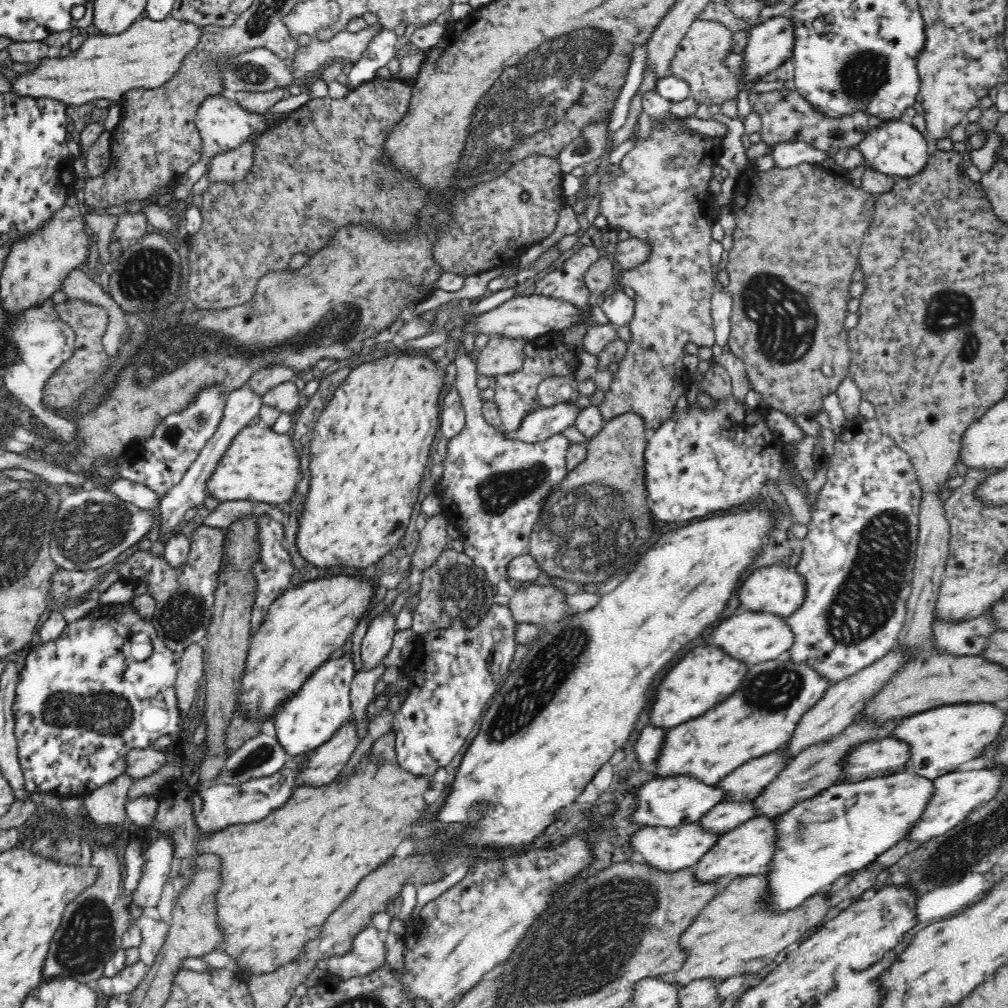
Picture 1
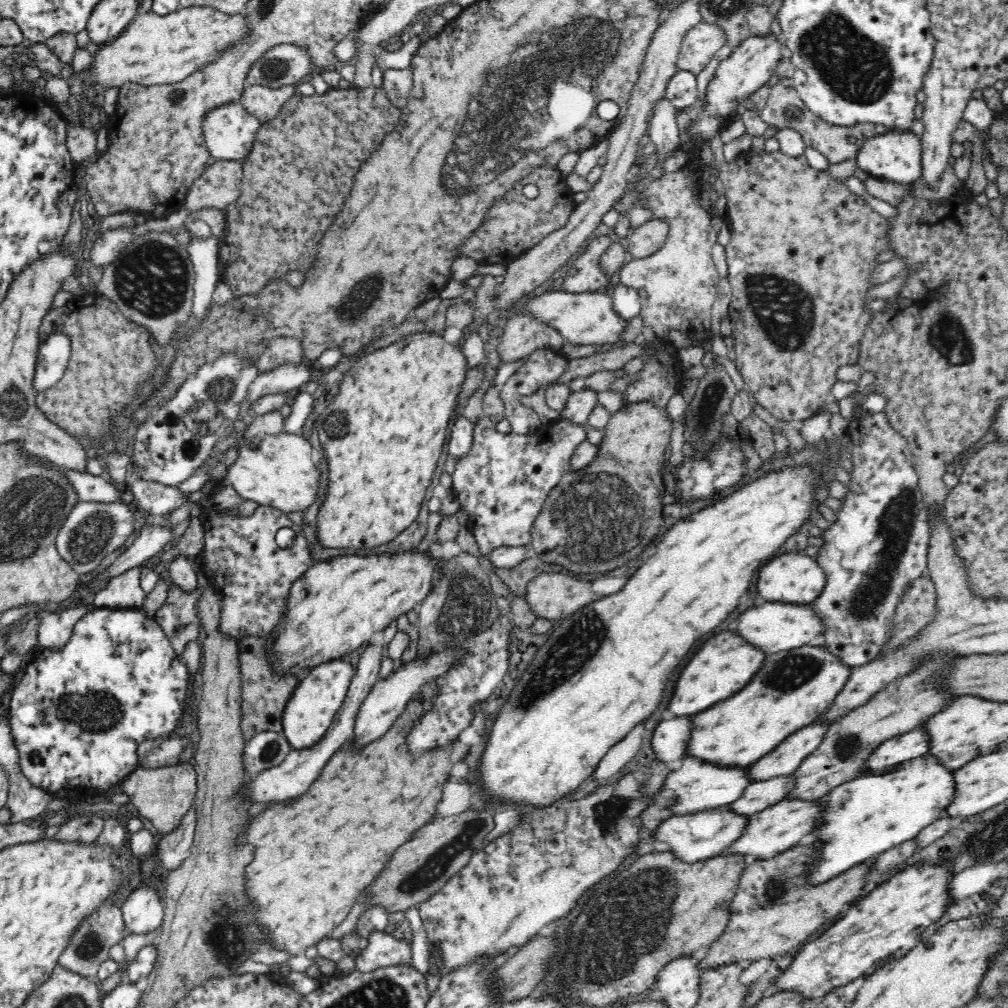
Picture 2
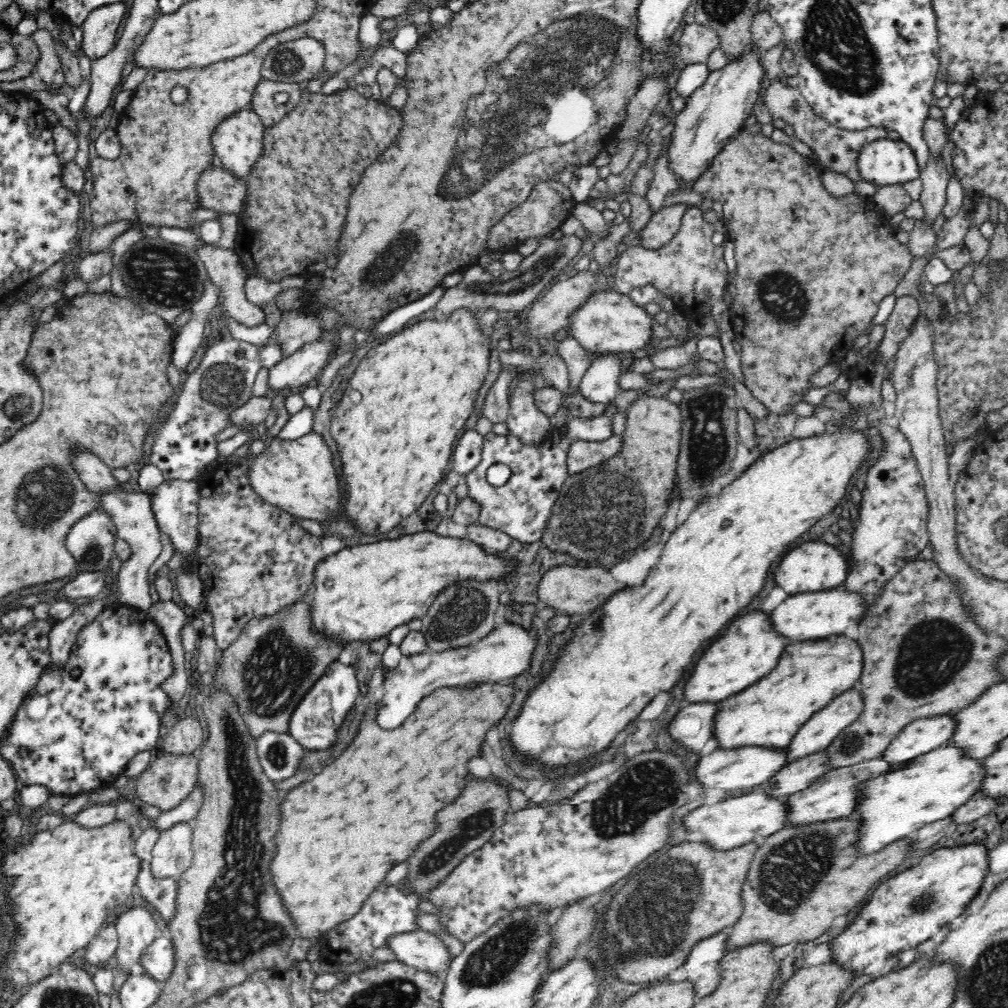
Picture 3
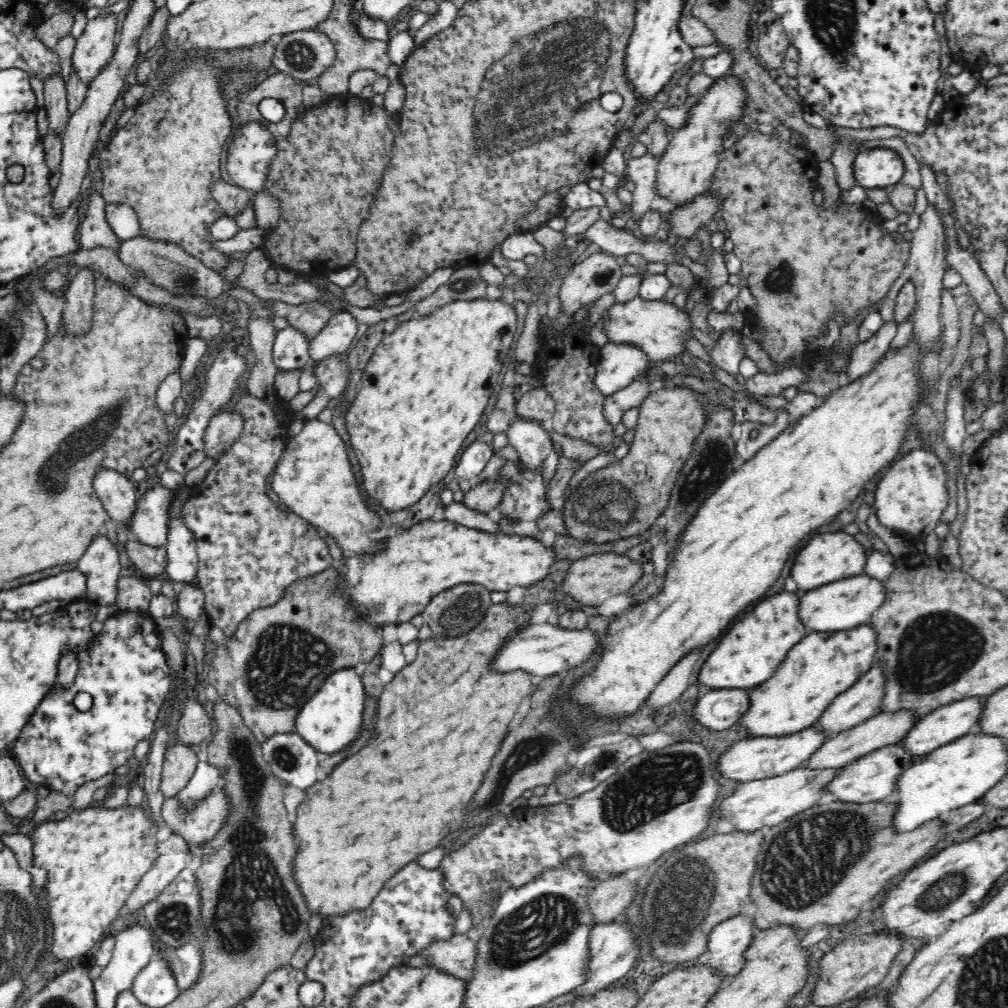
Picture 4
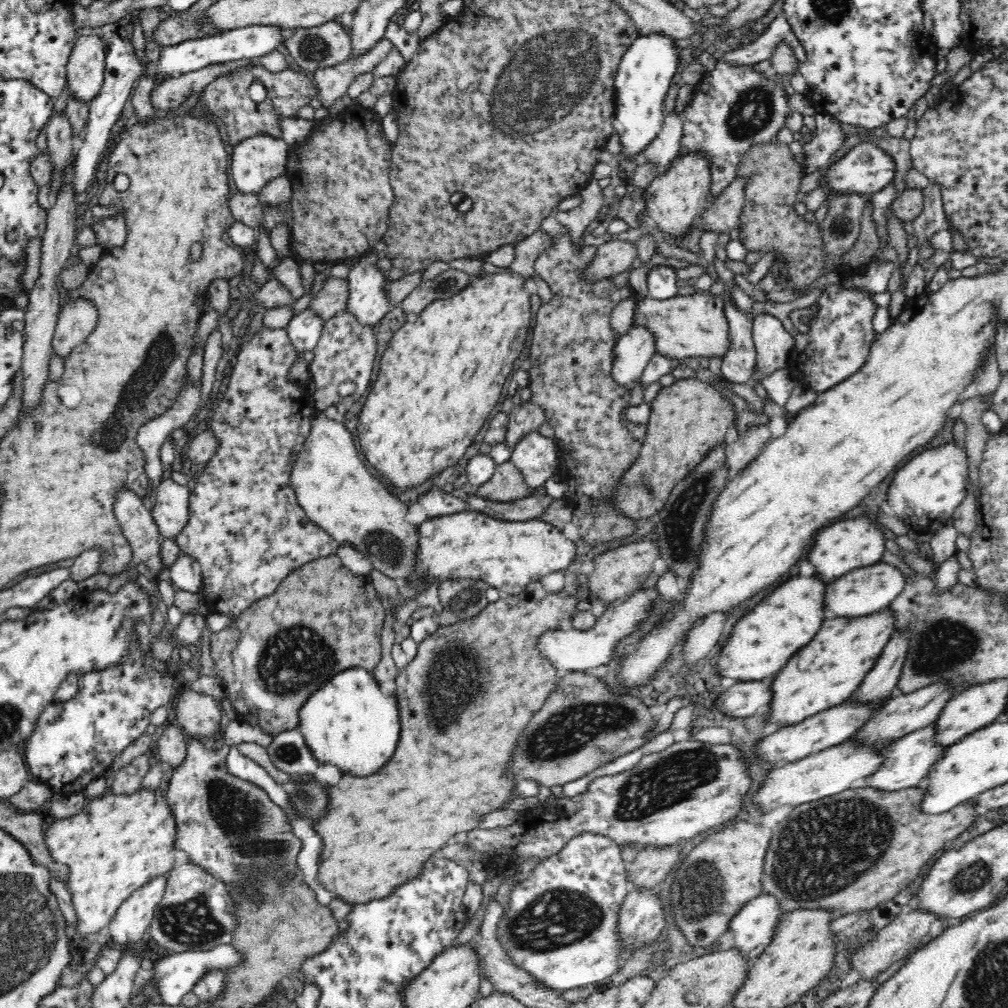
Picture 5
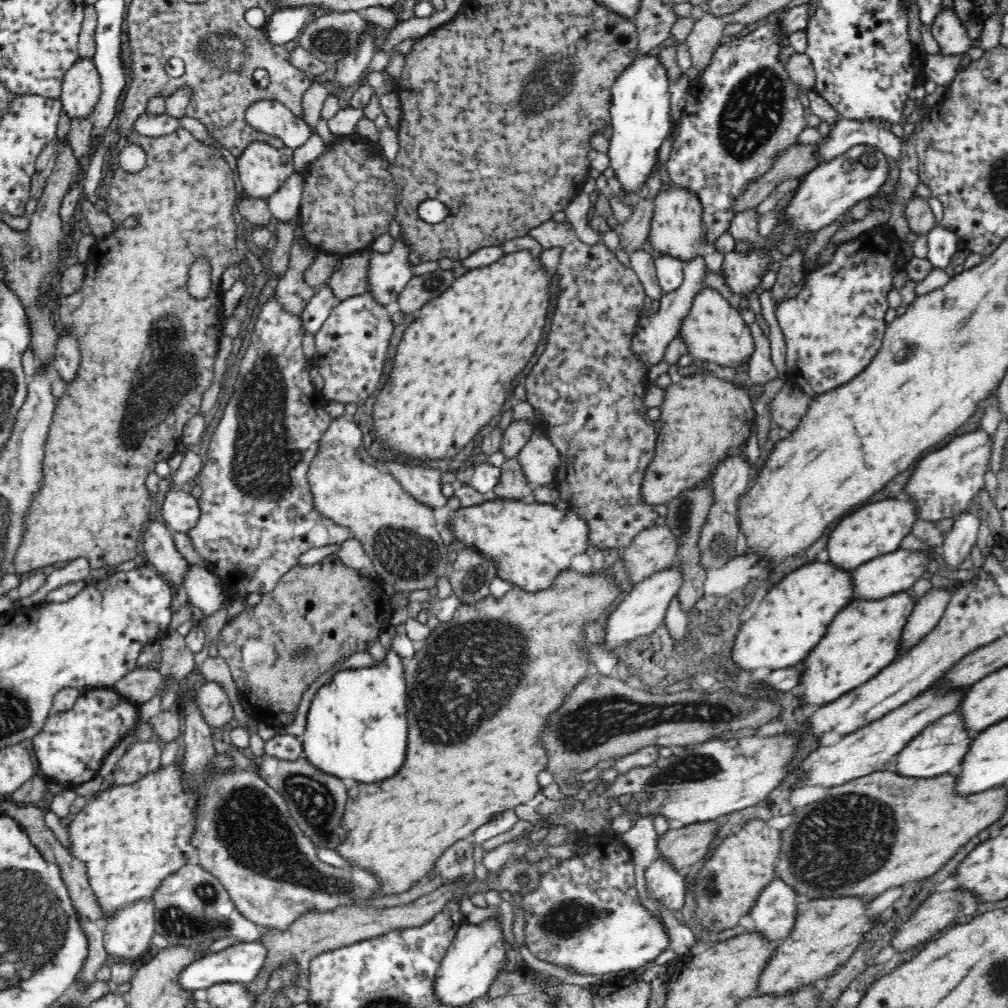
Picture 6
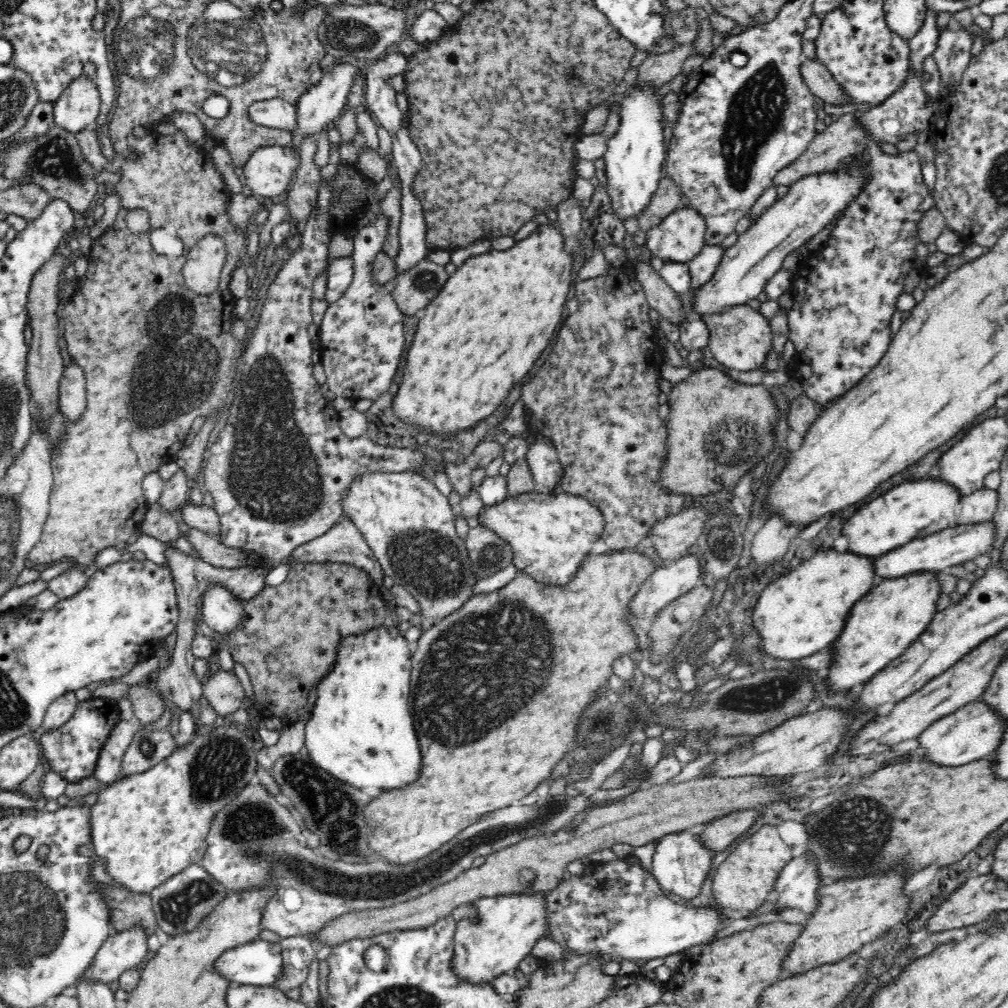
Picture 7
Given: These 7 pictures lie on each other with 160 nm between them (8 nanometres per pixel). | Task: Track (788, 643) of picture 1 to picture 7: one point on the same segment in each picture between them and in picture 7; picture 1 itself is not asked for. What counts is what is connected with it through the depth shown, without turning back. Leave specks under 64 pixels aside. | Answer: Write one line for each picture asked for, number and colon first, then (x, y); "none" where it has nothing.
2: (770, 627)
3: (811, 615)
4: (844, 604)
5: (864, 591)
6: (883, 576)
7: (939, 551)

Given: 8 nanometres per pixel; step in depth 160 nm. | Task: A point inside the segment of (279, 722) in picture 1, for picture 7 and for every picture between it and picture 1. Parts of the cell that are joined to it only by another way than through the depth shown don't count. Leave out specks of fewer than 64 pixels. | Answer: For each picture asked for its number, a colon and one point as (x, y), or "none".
2: (321, 692)
3: (313, 724)
4: (329, 721)
5: (348, 722)
6: (356, 728)
7: (360, 730)

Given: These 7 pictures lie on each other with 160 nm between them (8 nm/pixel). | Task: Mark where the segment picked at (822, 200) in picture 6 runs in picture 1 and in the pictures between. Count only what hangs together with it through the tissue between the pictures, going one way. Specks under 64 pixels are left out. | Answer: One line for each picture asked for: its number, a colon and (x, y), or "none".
1: (897, 148)
2: (896, 155)
3: (883, 162)
4: (879, 167)
5: (866, 169)

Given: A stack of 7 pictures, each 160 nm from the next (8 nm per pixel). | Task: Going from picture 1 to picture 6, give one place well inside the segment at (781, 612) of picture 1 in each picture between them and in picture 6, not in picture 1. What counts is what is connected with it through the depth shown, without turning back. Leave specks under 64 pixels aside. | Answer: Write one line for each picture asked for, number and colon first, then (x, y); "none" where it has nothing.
2: (794, 578)
3: (813, 566)
4: (826, 558)
5: (846, 546)
6: (877, 529)

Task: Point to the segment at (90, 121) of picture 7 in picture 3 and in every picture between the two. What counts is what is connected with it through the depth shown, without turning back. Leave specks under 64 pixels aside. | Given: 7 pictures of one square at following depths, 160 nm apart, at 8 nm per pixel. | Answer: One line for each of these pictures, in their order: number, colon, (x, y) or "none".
3: (100, 29)
4: (95, 45)
5: (85, 70)
6: (81, 88)

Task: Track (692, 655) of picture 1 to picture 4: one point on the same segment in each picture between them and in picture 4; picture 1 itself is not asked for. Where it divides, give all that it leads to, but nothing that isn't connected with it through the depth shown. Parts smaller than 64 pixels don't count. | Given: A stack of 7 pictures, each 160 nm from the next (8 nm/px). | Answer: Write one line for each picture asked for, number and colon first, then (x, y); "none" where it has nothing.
2: (726, 663)
3: (750, 649)
4: (747, 656)

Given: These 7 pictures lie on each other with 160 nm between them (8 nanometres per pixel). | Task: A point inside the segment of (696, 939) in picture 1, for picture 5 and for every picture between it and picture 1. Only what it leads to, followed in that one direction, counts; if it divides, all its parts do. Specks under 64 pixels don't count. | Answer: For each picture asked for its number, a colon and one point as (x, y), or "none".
2: (773, 910)
3: (802, 880)
4: (798, 881)
5: (847, 853)

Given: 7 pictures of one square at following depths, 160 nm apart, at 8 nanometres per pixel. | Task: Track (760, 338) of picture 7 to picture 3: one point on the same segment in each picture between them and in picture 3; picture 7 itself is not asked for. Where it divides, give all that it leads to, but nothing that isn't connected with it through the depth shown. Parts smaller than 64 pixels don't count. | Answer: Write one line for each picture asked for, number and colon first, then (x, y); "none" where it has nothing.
3: (607, 322)
4: (659, 329)
5: (689, 325)
6: (713, 331)

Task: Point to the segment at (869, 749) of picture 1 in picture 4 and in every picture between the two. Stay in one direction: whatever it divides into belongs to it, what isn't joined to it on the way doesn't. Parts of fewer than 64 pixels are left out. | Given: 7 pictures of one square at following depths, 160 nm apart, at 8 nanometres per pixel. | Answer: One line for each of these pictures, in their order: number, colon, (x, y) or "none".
2: (887, 758)
3: (924, 735)
4: (947, 723)

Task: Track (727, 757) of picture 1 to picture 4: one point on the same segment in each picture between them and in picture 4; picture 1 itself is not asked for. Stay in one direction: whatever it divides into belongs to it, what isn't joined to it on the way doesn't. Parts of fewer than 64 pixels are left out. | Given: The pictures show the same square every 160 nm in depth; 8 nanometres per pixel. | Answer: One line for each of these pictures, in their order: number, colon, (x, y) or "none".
2: (793, 688)
3: (809, 675)
4: (822, 665)

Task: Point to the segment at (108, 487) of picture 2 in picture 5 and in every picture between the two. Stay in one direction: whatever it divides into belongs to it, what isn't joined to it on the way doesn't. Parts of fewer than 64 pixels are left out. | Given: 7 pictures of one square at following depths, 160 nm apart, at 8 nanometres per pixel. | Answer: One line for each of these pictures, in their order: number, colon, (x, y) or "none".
3: (134, 521)
4: (148, 524)
5: (170, 512)

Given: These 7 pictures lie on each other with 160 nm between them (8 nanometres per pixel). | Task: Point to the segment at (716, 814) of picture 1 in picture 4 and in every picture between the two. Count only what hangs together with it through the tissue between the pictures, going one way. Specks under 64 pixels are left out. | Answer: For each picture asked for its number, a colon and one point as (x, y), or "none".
2: (757, 796)
3: (799, 774)
4: (881, 730)

